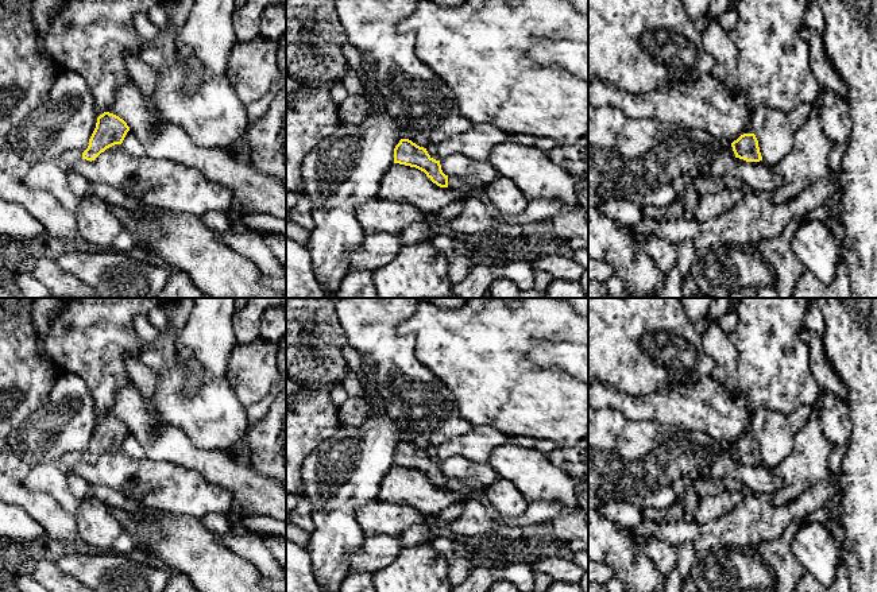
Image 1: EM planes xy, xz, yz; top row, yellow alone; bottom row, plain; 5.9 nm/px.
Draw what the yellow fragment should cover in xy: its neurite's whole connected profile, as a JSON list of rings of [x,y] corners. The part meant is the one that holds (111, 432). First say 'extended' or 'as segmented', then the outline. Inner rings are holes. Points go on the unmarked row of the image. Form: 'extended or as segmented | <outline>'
extended | [[[104,414],[97,419],[96,430],[89,441],[88,450],[81,454],[78,452],[69,452],[59,457],[58,464],[63,469],[69,469],[78,461],[94,463],[107,450],[121,446],[130,429],[119,418]]]

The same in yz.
extended | [[[743,436],[733,445],[727,445],[726,453],[729,457],[743,461],[746,464],[762,463],[758,442],[754,436]]]

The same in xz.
as segmented | [[[401,441],[394,450],[394,465],[416,469],[440,490],[448,490],[448,477],[441,472],[440,463],[433,461],[426,450],[409,441]]]

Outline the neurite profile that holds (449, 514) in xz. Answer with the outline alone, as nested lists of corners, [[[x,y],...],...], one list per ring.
[[[459,502],[459,503],[452,504],[448,508],[434,514],[437,522],[451,523],[452,521],[455,521],[457,516],[461,515],[461,512],[464,511],[464,504],[465,504],[465,502]]]

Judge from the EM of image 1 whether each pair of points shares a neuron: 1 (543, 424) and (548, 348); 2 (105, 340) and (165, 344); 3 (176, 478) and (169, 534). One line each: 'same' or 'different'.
1: different
2: different
3: different

